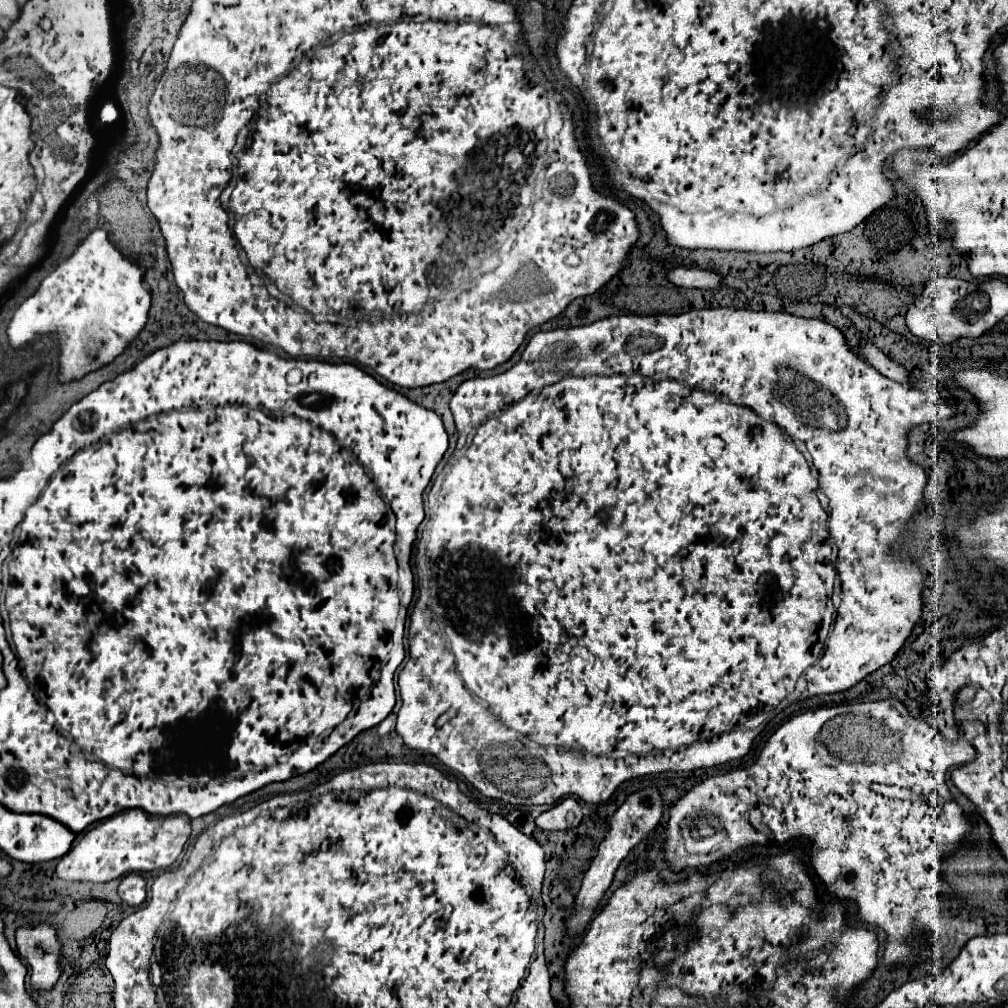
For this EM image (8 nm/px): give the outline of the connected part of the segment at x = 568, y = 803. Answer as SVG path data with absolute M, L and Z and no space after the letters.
M568 797L536 817L536 827L540 831L564 831L578 827L582 821L582 809L576 799Z

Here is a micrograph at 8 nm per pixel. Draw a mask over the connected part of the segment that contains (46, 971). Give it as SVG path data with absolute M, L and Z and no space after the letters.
M52 923L26 925L16 929L16 947L30 965L30 987L50 991L62 975L62 943Z

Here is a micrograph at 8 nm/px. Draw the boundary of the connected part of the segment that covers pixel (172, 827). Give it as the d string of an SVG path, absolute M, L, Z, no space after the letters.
M126 809L82 835L82 839L58 861L56 875L64 881L106 883L134 871L170 867L190 839L190 823L182 815L152 817L142 809Z

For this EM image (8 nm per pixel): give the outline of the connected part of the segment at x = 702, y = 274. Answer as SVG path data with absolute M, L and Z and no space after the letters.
M676 267L666 273L666 279L678 287L696 287L696 289L716 289L720 285L720 275L704 269Z

